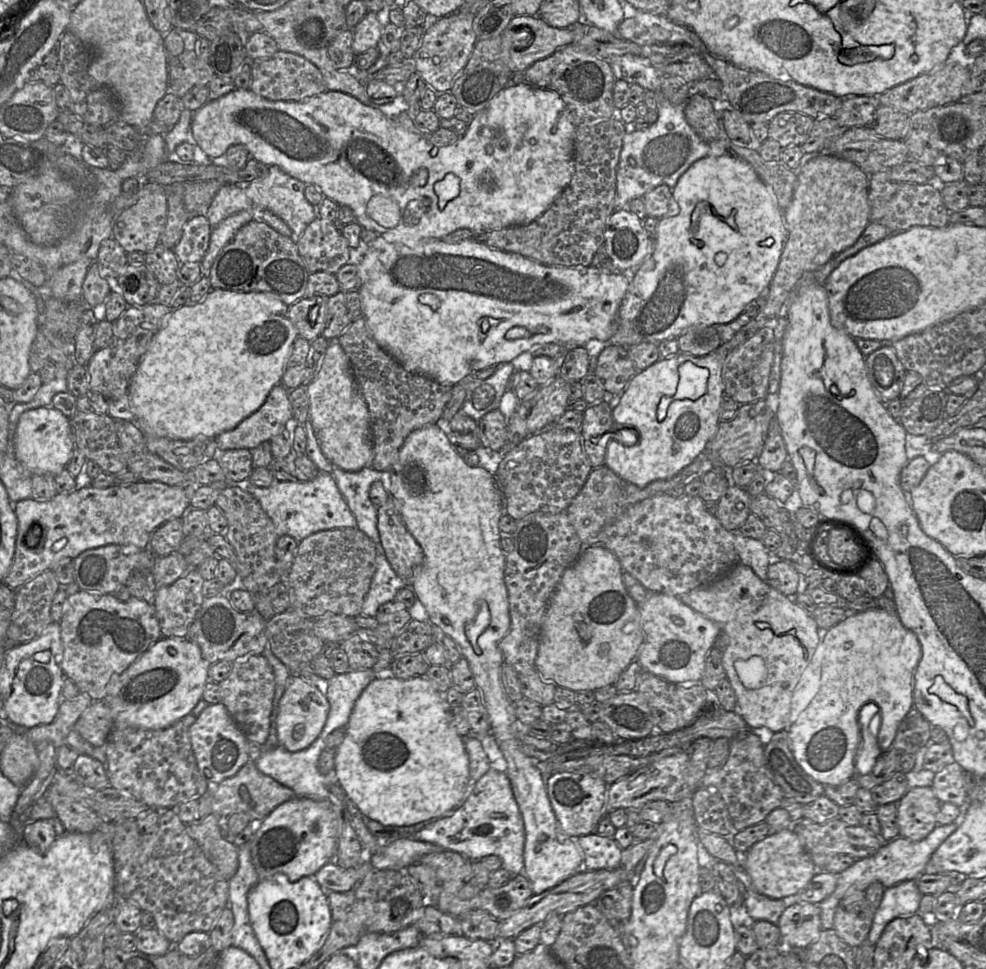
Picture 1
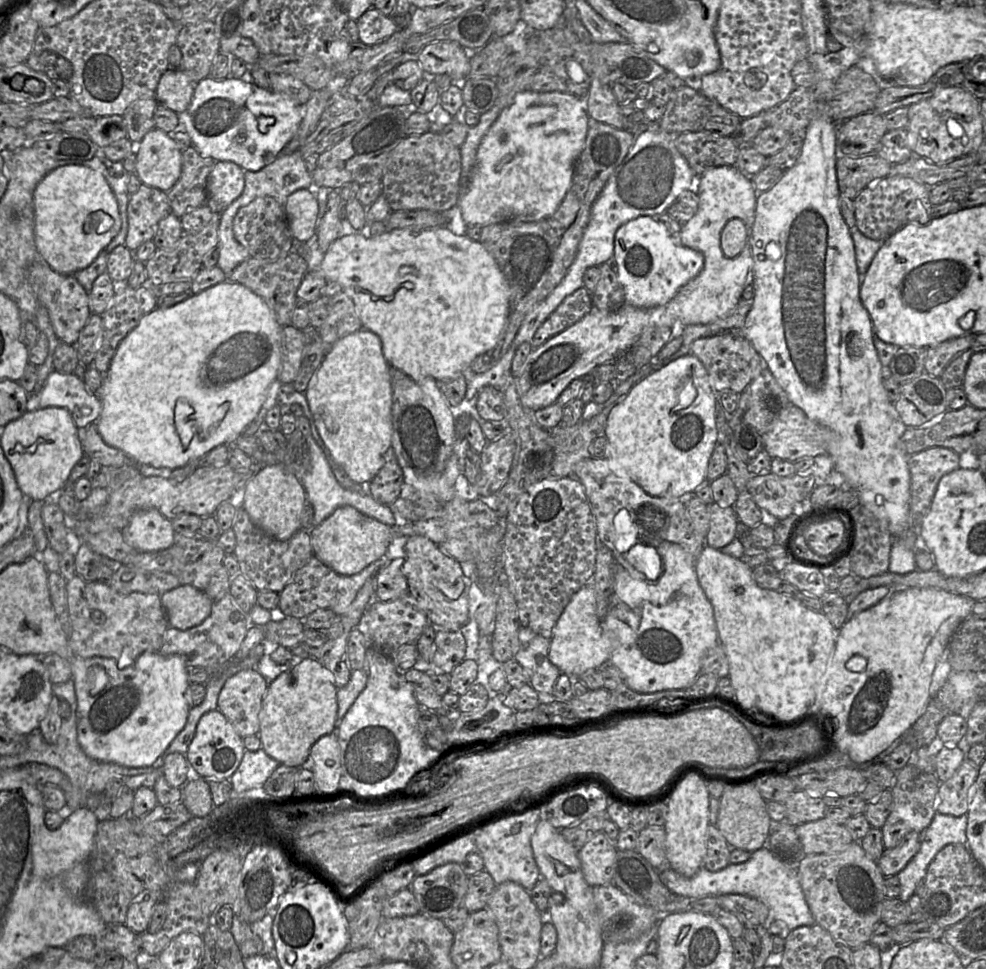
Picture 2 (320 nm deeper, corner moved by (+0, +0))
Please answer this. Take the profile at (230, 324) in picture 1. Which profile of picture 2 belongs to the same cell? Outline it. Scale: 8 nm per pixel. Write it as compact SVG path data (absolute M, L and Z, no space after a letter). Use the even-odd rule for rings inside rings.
M229 280L199 293L190 294L189 298L174 306L156 307L142 316L139 323L120 341L110 366L103 376L99 395L102 410L96 421L99 434L108 445L121 450L133 462L155 468L176 469L183 467L193 460L200 460L217 446L231 444L257 416L266 400L269 386L274 380L278 380L281 362L281 329L282 327L277 323L273 312L259 295L243 284Z

